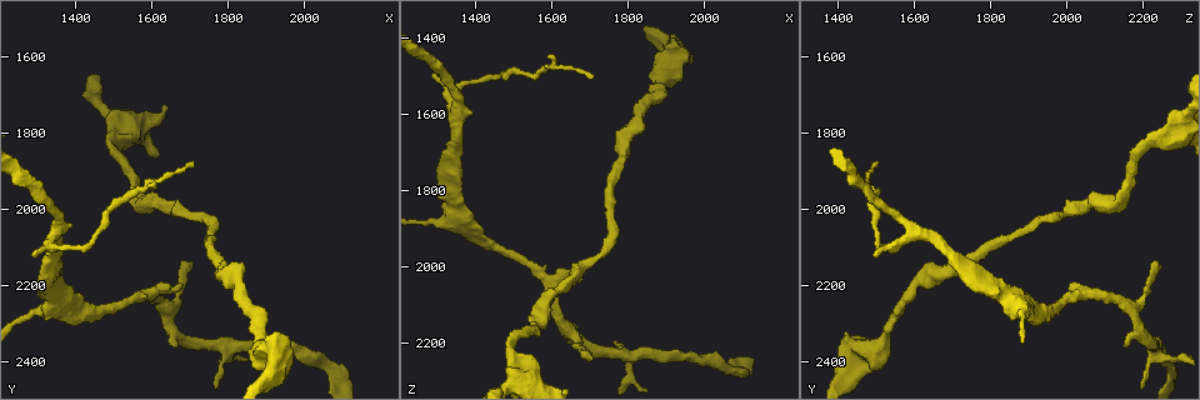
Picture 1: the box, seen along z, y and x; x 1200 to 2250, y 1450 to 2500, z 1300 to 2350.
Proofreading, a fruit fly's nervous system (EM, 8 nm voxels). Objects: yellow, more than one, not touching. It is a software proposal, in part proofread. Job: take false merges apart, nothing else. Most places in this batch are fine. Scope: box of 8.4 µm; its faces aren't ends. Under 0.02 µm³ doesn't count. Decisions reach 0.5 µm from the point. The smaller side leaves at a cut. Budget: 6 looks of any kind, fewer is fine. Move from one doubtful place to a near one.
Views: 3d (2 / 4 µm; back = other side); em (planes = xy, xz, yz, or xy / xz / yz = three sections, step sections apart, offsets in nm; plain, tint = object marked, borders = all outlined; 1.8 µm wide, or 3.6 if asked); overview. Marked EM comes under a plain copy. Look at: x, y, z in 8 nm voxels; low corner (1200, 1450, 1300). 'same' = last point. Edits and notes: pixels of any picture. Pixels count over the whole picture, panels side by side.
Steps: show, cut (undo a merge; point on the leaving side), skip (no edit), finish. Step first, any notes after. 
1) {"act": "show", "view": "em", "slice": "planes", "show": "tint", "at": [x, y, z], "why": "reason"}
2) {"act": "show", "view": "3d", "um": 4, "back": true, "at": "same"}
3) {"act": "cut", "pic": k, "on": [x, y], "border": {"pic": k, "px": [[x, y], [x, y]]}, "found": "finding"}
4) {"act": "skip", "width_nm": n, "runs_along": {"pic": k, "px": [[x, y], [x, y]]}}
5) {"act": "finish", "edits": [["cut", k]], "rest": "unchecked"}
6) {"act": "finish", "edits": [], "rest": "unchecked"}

{"act": "show", "view": "3d", "um": 4, "at": [1930, 2380, 1435]}

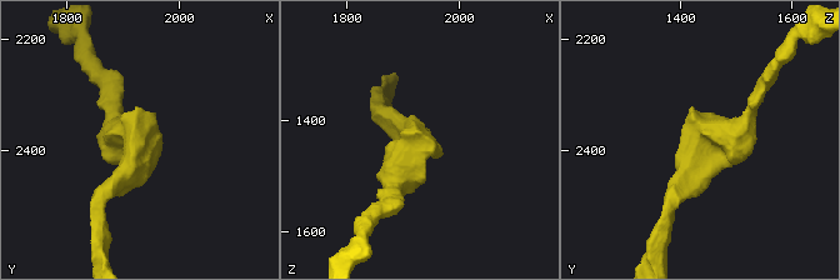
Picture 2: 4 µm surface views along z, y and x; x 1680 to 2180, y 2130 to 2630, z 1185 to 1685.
{"act": "show", "view": "em", "slice": "xy", "step": 8, "show": "tint", "at": [1925, 2380, 1435], "arm_widths_nm": [260, 260], "why": "now the EM"}

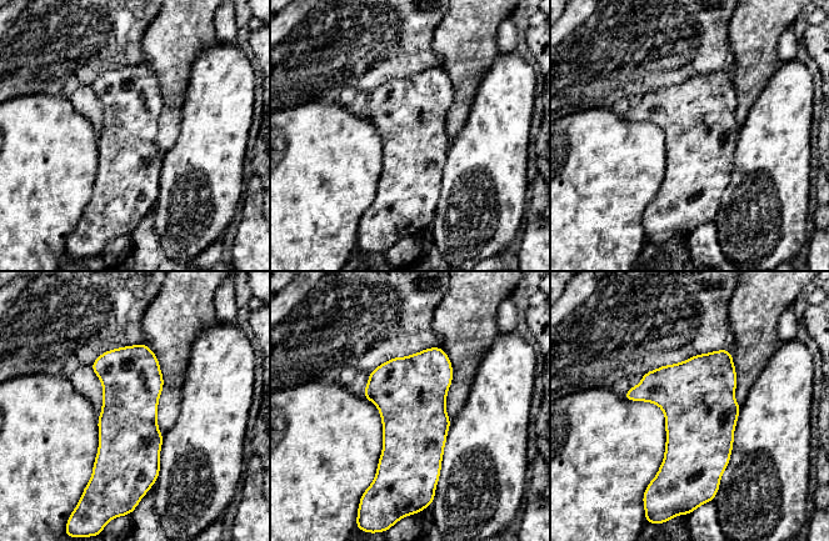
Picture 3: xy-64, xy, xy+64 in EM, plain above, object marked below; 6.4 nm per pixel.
{"act": "show", "view": "em", "slice": "planes", "show": "tint", "at": "same"}

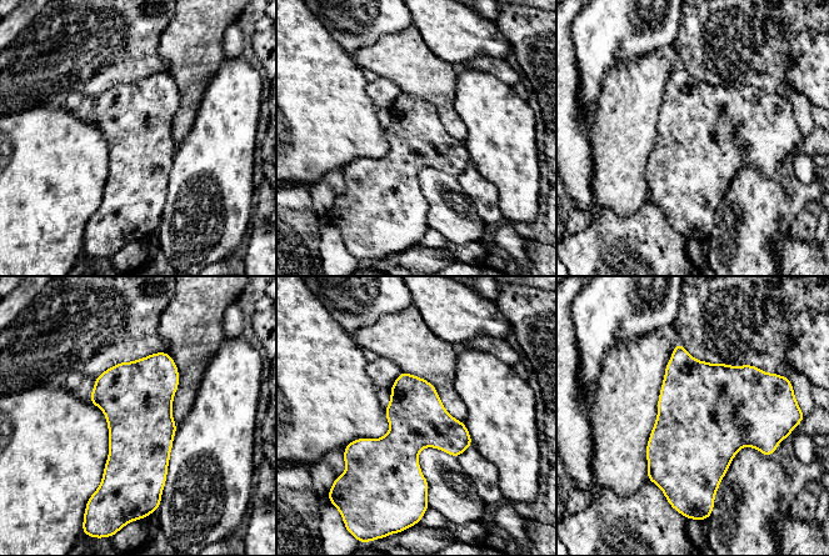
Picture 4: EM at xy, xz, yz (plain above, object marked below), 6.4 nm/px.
{"act": "skip", "width_nm": 380, "found": "all the same cell"}

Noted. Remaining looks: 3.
{"act": "show", "view": "3d", "um": 2, "at": [1340, 2065, 1600], "why": "calibre changes"}

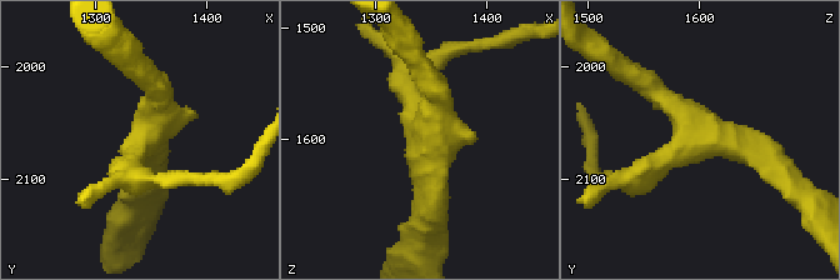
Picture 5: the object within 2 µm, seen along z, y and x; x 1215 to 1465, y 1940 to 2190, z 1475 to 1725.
{"act": "show", "view": "em", "slice": "yz", "step": 8, "show": "tint", "at": [1350, 2058, 1598]}

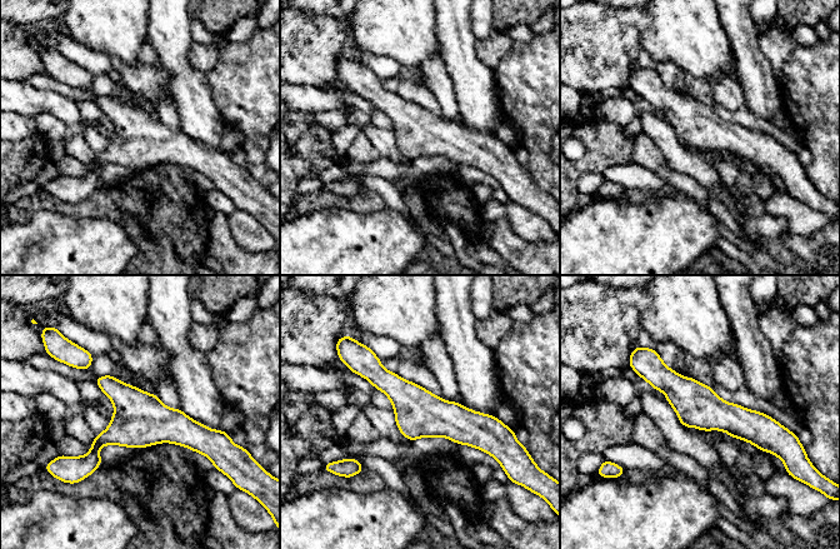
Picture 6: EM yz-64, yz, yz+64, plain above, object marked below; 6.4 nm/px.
{"act": "skip", "runs_along": {"pic": 6, "px": [[360, 372], [425, 415], [495, 422]]}, "found": "continuous, no second cell"}

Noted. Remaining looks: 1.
{"act": "finish", "edits": [], "rest": "unchecked"}

